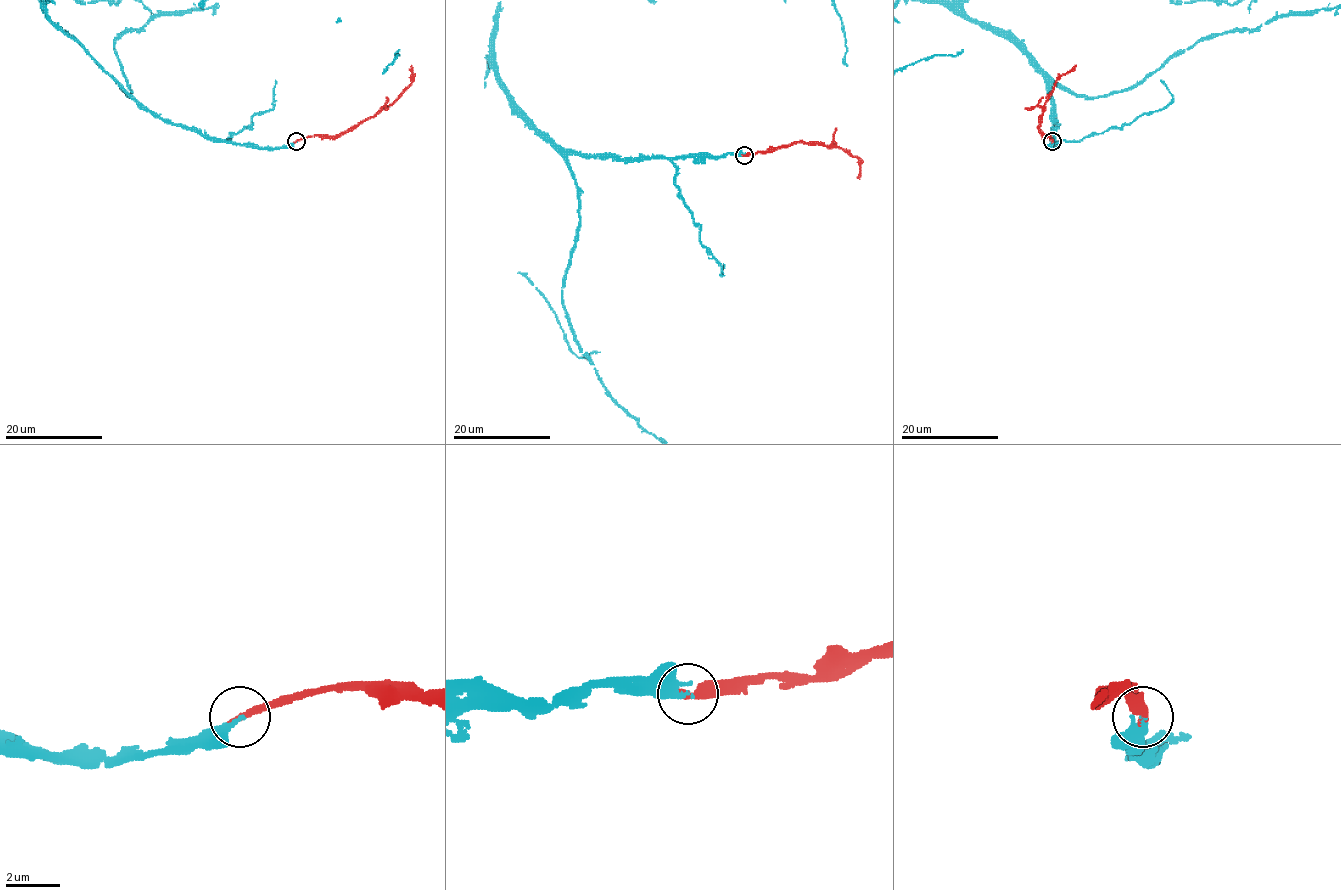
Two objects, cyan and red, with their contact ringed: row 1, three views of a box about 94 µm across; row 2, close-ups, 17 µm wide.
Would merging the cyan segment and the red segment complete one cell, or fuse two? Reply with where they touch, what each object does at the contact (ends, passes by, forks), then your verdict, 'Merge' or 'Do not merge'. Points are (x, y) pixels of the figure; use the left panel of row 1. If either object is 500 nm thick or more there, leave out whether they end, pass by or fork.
Place: (296, 141). At the ring cyan passes by. At the ring red ends. Merge

